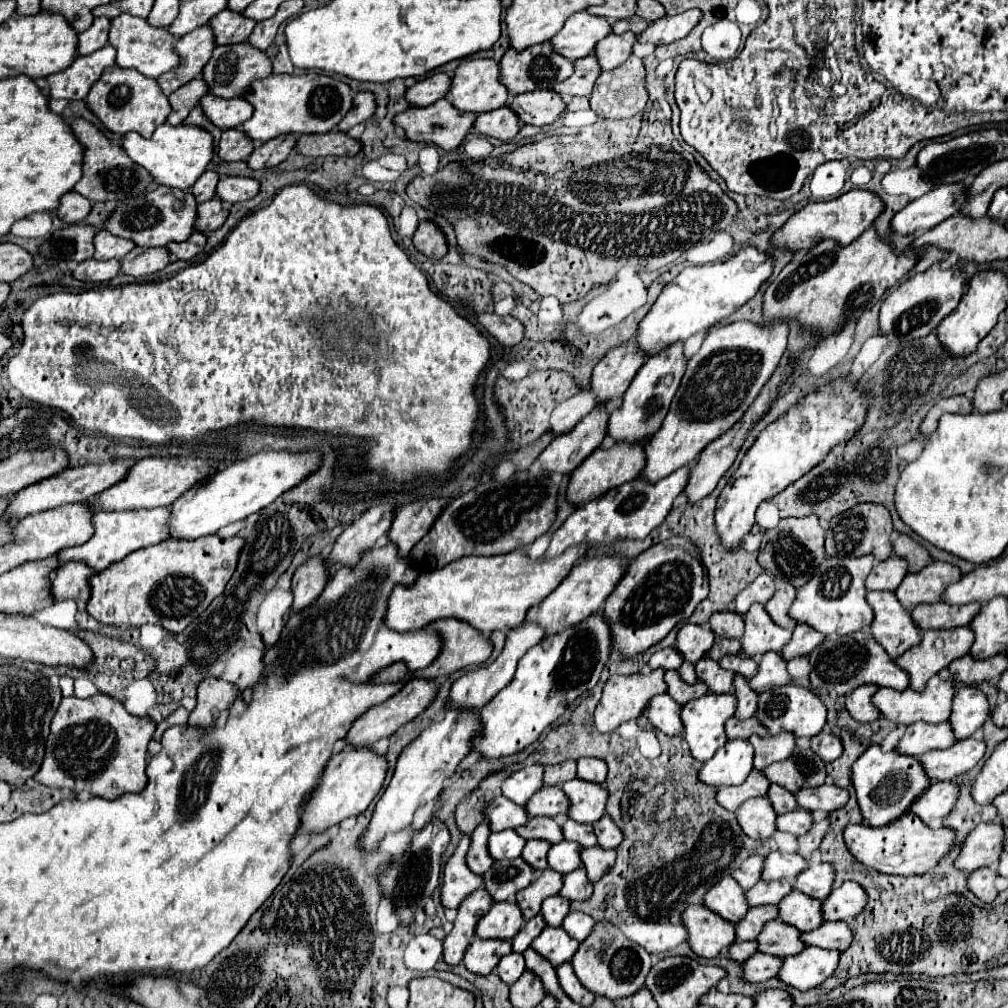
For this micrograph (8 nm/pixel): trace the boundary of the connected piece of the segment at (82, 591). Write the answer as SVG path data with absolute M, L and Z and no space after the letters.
M70 561L68 565L62 565L56 573L56 579L52 581L52 595L54 599L82 599L88 601L90 597L90 583L88 579L96 571L84 563Z

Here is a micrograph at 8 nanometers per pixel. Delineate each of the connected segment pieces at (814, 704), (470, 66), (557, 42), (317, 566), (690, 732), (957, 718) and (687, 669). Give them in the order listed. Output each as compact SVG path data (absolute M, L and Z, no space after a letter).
M788 683L788 685L760 693L756 719L768 729L770 735L778 735L780 731L788 731L794 737L814 737L826 725L826 707L810 689Z
M494 59L462 61L450 77L448 99L460 111L486 113L506 105L508 91L498 81L498 63Z
M586 11L568 17L564 27L550 39L552 49L570 61L590 55L600 39L610 33L610 23L604 17L594 17Z
M322 555L310 557L304 565L300 565L300 569L296 569L292 579L294 589L292 611L302 611L306 605L312 605L322 593L326 581L328 581L328 569L324 569Z
M708 693L700 699L692 699L682 707L680 719L684 725L684 741L690 747L690 755L698 761L708 761L724 747L724 723L734 715L736 697L730 693Z
M962 687L952 701L950 725L956 741L968 739L974 735L988 717L986 695L974 687Z
M686 623L678 635L676 635L676 649L682 653L684 663L678 667L678 675L684 683L692 685L696 683L696 673L694 667L702 659L702 655L712 647L714 643L714 633L710 631L708 625L692 625Z

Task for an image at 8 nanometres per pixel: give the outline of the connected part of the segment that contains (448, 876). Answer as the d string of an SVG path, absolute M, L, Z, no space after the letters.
M470 837L460 839L454 855L448 859L444 869L444 879L440 887L440 903L444 909L456 909L466 895L482 887L482 877L472 873L466 865L466 851L470 847Z

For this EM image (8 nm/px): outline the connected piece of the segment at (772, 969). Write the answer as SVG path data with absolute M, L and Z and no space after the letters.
M754 953L752 957L748 957L748 961L742 963L742 979L746 983L764 983L776 977L780 965L782 965L780 957Z

